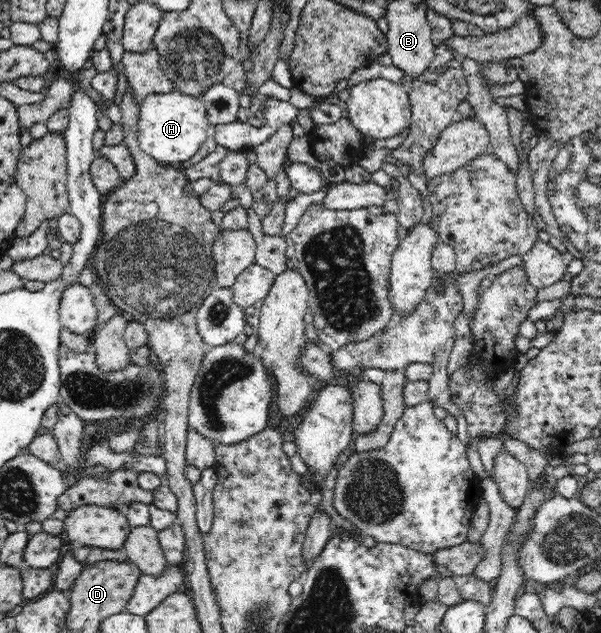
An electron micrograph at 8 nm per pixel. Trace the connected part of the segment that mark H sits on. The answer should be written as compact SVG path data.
M174 91L148 95L139 108L139 138L142 151L162 164L178 165L196 155L206 141L210 125L205 106L198 97Z

